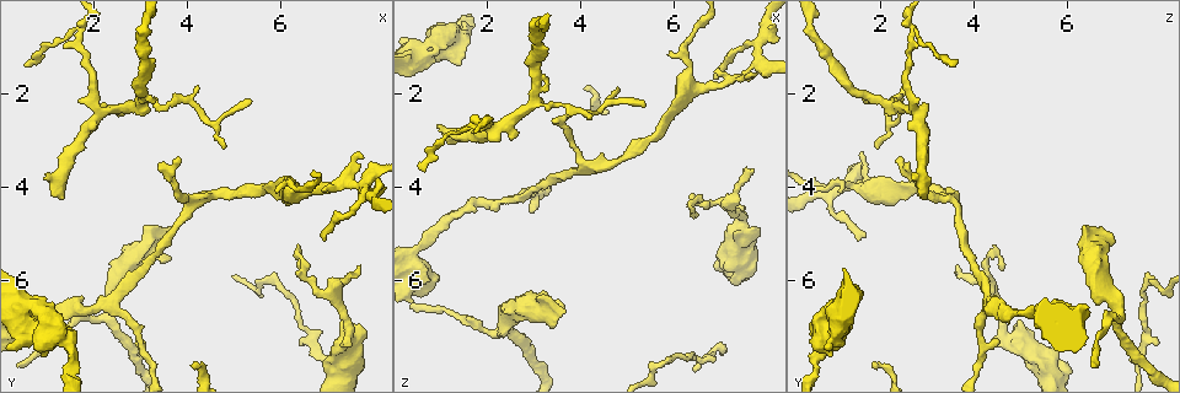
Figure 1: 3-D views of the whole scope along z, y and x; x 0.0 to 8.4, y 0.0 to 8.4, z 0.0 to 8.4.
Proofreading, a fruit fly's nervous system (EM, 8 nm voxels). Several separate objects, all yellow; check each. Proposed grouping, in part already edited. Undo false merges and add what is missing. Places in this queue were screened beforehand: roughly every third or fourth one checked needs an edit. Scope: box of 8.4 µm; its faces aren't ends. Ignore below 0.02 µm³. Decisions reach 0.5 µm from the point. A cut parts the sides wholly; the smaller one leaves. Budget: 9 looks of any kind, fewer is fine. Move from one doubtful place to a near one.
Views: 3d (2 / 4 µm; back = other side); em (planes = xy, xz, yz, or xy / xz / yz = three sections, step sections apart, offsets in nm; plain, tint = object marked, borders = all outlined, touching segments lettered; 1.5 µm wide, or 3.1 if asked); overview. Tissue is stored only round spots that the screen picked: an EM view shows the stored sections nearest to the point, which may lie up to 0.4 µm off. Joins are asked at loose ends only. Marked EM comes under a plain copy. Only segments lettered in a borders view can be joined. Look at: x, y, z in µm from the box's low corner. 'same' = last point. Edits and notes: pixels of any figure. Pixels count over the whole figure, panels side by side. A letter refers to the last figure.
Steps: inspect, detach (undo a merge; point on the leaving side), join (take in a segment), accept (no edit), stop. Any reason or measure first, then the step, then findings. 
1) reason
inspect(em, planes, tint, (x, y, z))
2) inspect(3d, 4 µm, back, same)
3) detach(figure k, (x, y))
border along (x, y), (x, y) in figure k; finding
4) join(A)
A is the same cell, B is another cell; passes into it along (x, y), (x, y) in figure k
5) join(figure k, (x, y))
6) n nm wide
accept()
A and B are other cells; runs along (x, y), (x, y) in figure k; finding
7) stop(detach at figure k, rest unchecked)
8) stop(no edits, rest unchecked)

branch stops here
inspect(em, planes, borders, (0.90, 6.35, 1.00))

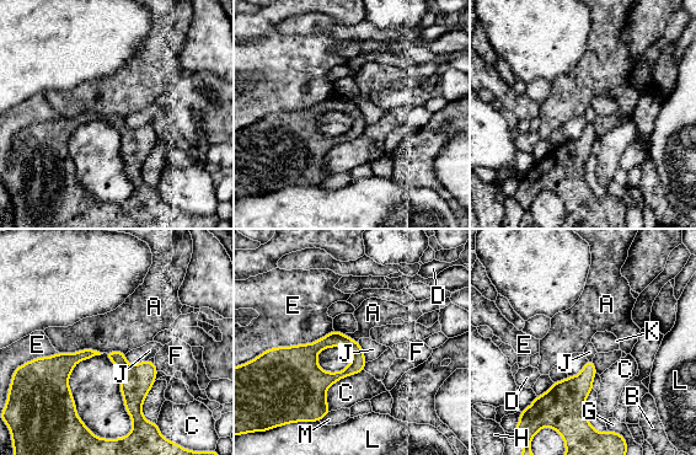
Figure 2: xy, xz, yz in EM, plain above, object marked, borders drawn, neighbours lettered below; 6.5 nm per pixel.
E touches over 460 nm
accept()
A, B, C, D, E, F, G, H, J, K, L and M are other cells; none of them fits

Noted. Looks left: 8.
branch stops here
inspect(3d, 2 µm, (7.65, 5.70, 3.60))

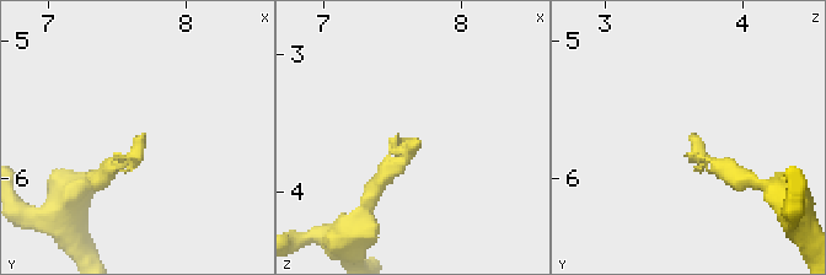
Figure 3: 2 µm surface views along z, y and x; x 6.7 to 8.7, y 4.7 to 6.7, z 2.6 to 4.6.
inspect(em, planes, borders, (7.70, 5.68, 3.64))

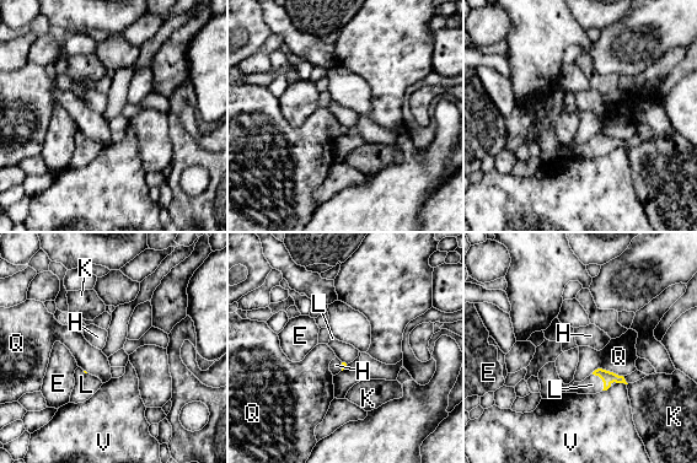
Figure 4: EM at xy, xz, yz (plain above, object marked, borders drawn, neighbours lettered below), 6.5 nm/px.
join(L)
L is the same cell, E, H, K, Q and V are other cells; it goes on there

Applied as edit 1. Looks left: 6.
inspect(overview)

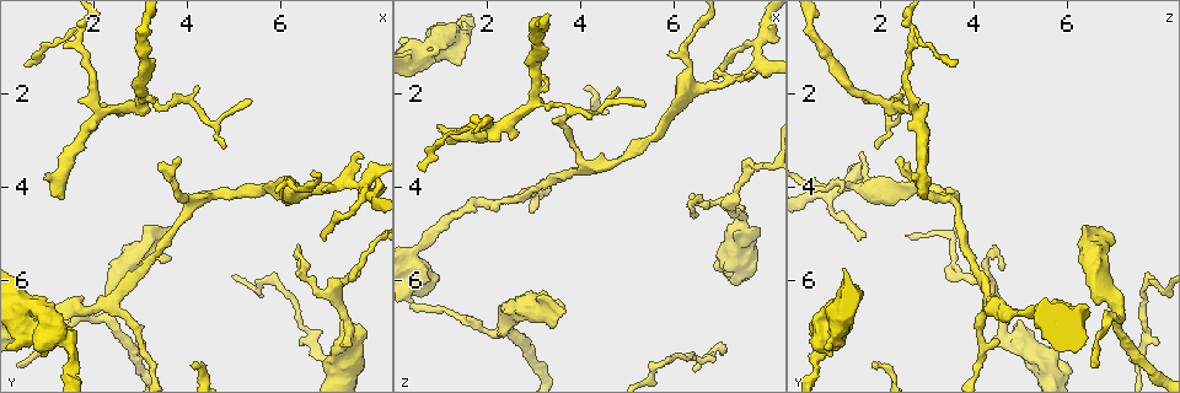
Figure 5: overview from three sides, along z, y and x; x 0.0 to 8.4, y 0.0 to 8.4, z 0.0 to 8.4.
tapers out
inspect(em, xy, step 8, tint, (4.75, 3.15, 1.95))

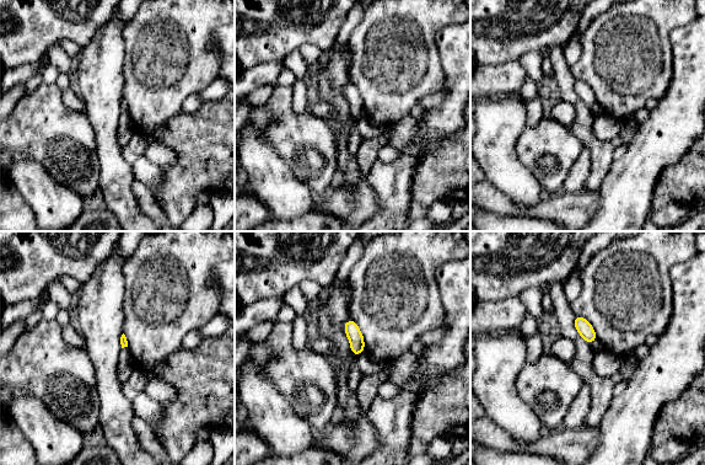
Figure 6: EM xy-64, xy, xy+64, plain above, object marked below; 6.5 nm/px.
another direction
inspect(em, planes, borders, same)

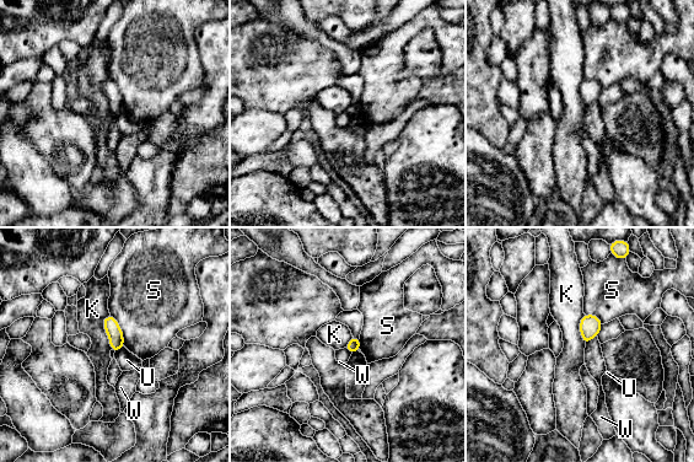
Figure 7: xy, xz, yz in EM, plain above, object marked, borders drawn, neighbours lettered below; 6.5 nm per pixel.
K touches over 240 nm
accept()
K, S, U and W are other cells; border along (107, 315), (103, 328), (112, 349) in figure 7; none of them fits

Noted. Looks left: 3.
sudden change in width
inspect(3d, 4 µm, (3.15, 5.20, 6.75))

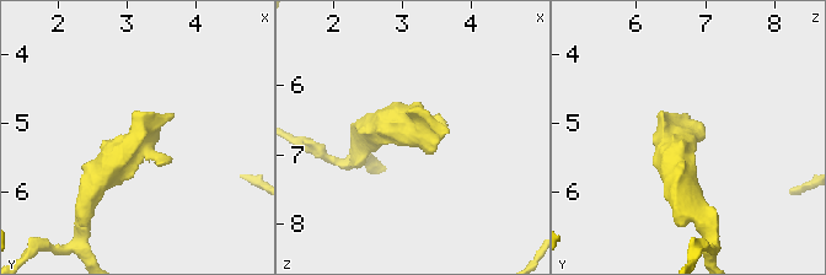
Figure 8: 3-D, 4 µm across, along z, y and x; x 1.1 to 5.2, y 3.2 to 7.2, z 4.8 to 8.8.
inspect(em, xz, step 4, tint, (3.20, 5.20, 6.65))

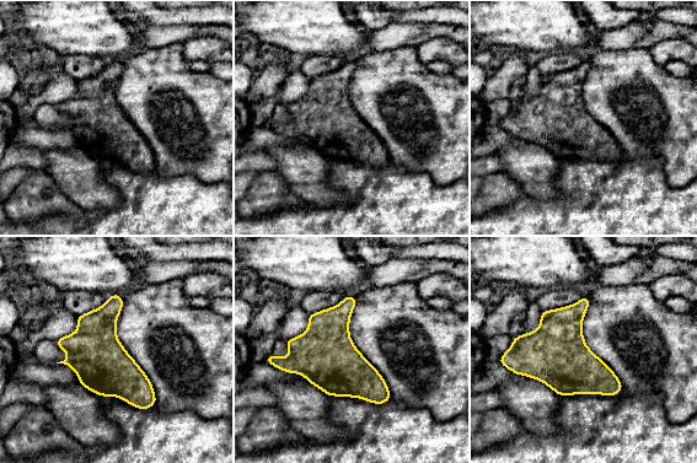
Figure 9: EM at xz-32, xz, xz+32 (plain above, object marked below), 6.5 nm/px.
inspect(em, planes, borders, same)

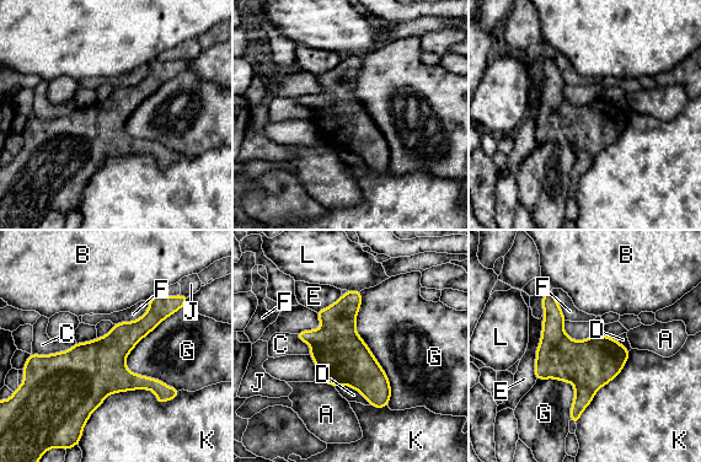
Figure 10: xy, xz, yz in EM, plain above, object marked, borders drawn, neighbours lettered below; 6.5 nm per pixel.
accept()
A, B, C, D, E, F, G, J, K and L are other cells; runs along (549, 294), (581, 372), (574, 418) in figure 10; continuous, no second neuron

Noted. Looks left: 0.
stop(join at figure 4, rest unchecked)

